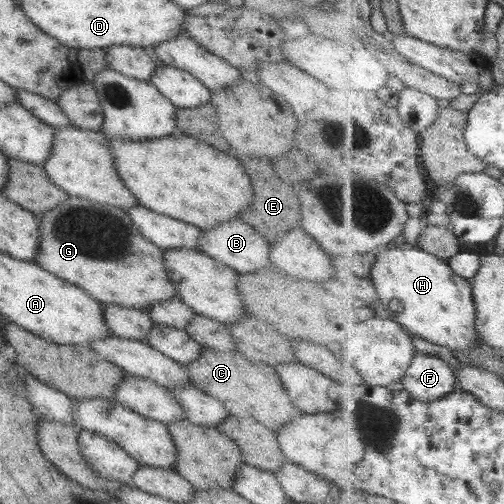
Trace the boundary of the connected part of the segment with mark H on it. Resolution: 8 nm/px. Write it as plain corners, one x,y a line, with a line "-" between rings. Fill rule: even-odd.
405,242
400,245
389,243
379,250
376,256
376,263
373,263
368,277
372,279
379,293
383,313
398,321
407,331
431,343
451,350
475,349
475,340
481,338
478,336
477,308
471,280
459,276
447,260
425,252
418,245
413,246

